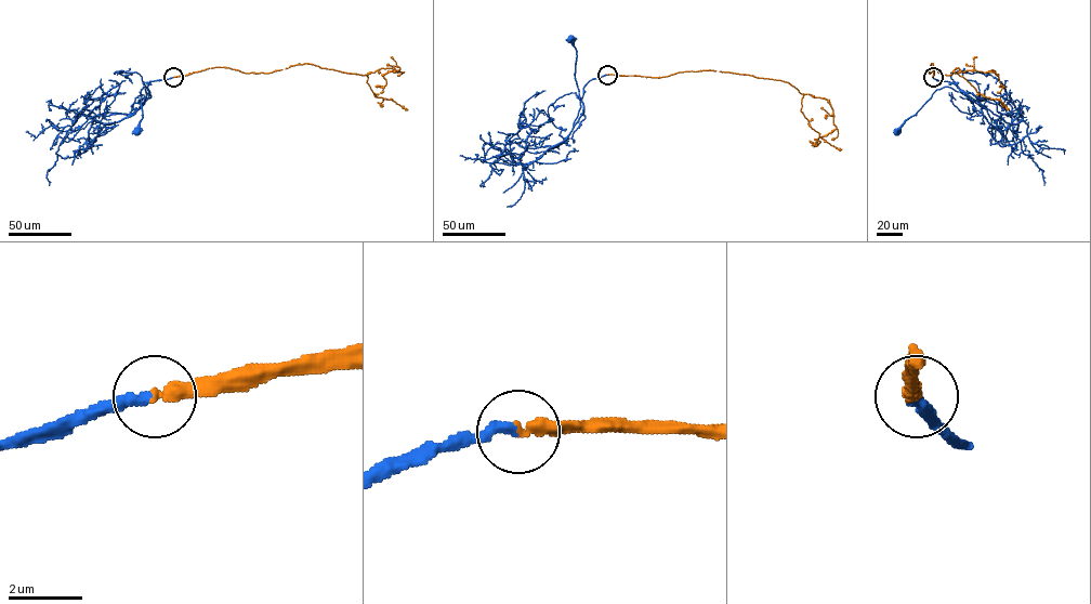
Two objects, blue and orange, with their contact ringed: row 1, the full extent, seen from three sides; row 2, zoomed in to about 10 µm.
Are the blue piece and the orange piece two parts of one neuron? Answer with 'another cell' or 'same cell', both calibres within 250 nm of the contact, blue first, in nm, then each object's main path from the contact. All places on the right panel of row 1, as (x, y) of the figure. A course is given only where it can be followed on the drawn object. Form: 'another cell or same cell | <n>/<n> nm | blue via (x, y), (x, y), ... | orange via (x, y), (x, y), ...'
same cell | 280/360 nm | blue via (933, 77), (953, 82), (983, 107), (960, 92), (943, 87), (896, 131) | orange via (933, 77), (932, 63), (944, 75), (956, 68), (994, 70), (999, 87)

